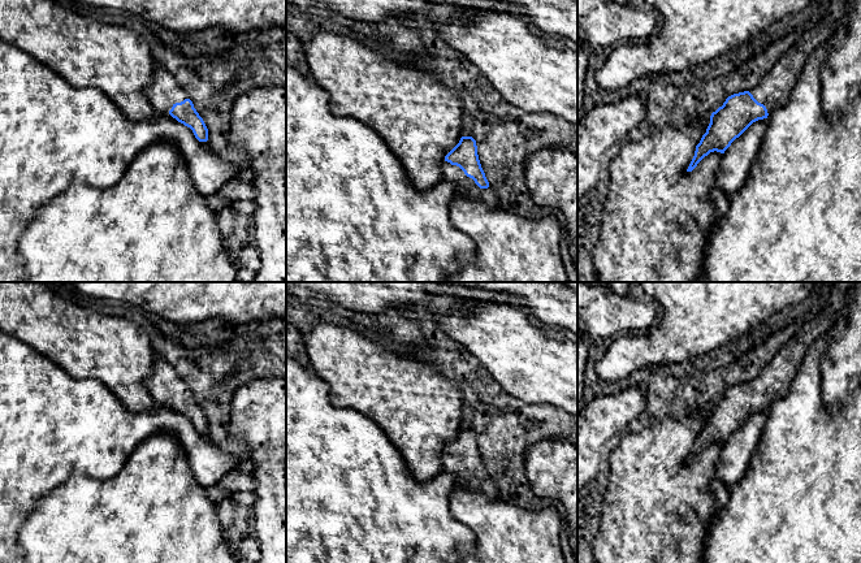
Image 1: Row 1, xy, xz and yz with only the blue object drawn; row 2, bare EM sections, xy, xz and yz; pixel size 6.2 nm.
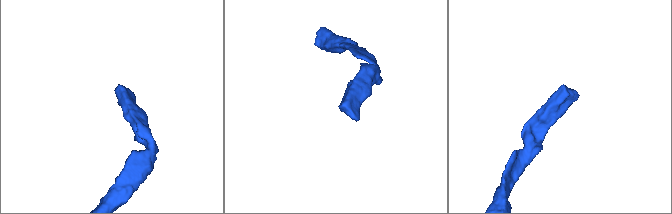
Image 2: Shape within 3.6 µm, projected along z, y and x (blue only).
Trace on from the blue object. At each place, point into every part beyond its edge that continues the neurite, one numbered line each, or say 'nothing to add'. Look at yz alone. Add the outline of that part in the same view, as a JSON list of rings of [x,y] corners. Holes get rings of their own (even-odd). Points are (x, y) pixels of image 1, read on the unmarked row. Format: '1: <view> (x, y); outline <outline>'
1: yz (774, 381); outline [[[835,282],[823,311],[809,320],[749,382],[766,398],[769,406],[788,393],[809,347],[839,320],[847,293],[853,283]]]

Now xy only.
1: xy (164, 382); outline [[[161,356],[155,358],[152,374],[144,380],[144,386],[156,404],[169,404],[176,394],[189,390],[187,384]]]

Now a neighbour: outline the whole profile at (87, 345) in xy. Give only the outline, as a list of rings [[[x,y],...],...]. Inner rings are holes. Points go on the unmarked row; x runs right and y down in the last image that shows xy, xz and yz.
[[[0,282],[0,330],[51,359],[72,378],[103,382],[131,412],[150,411],[156,404],[144,386],[156,354],[147,332],[131,319],[77,306],[43,282]]]

